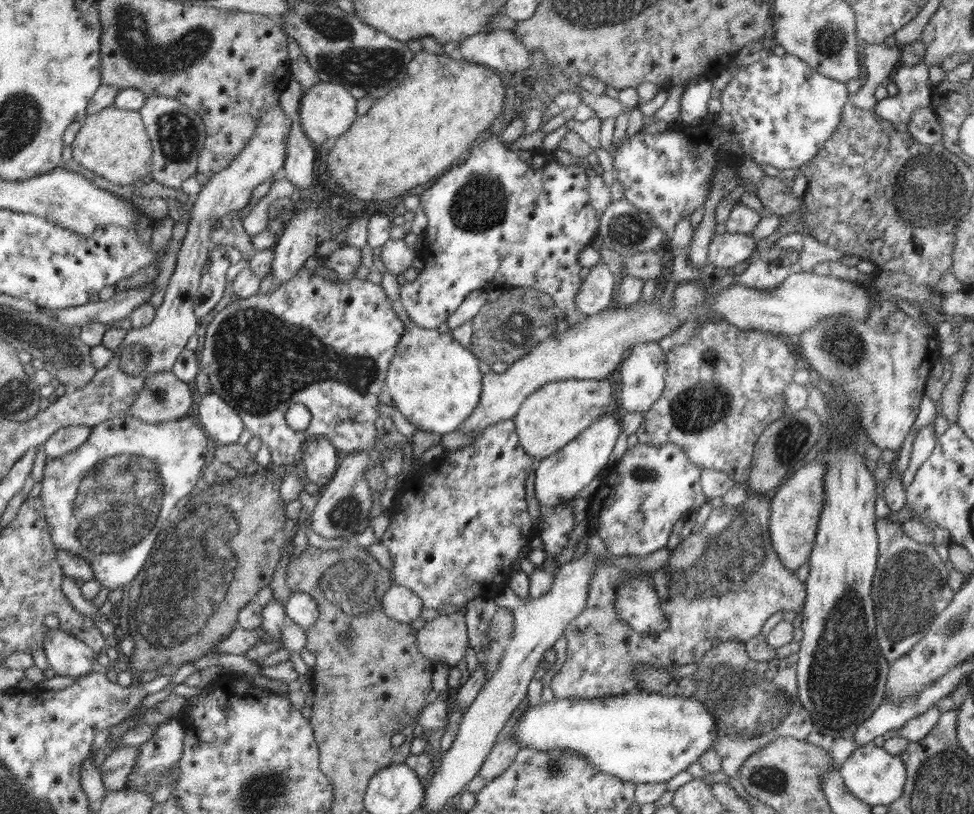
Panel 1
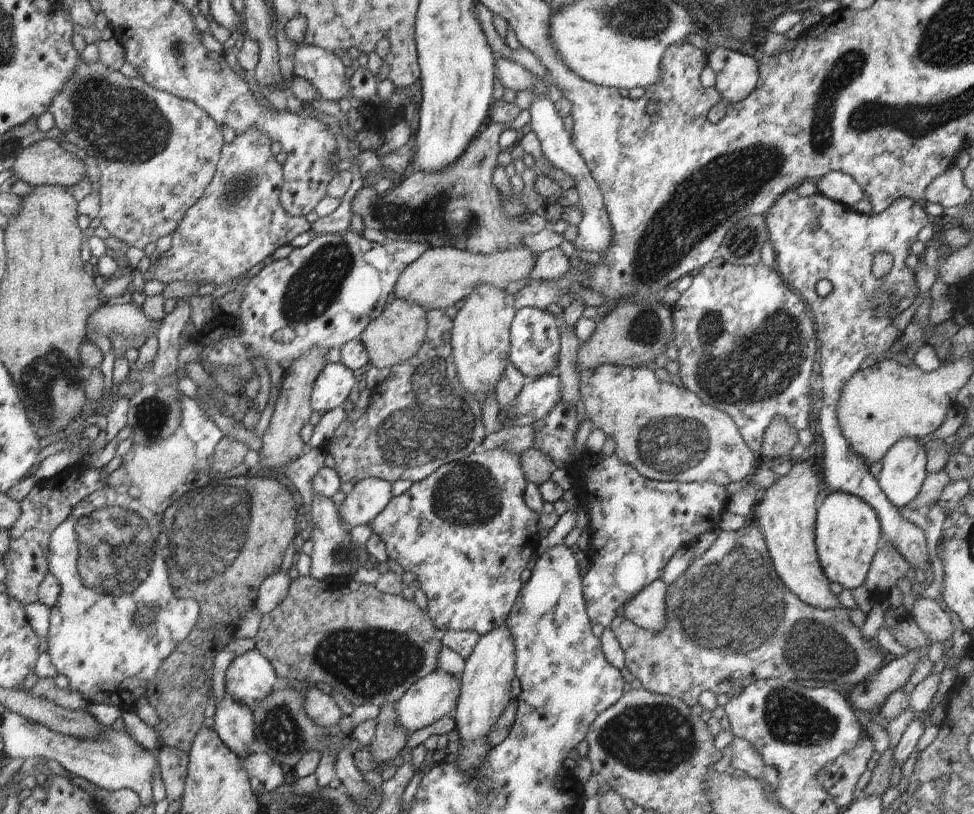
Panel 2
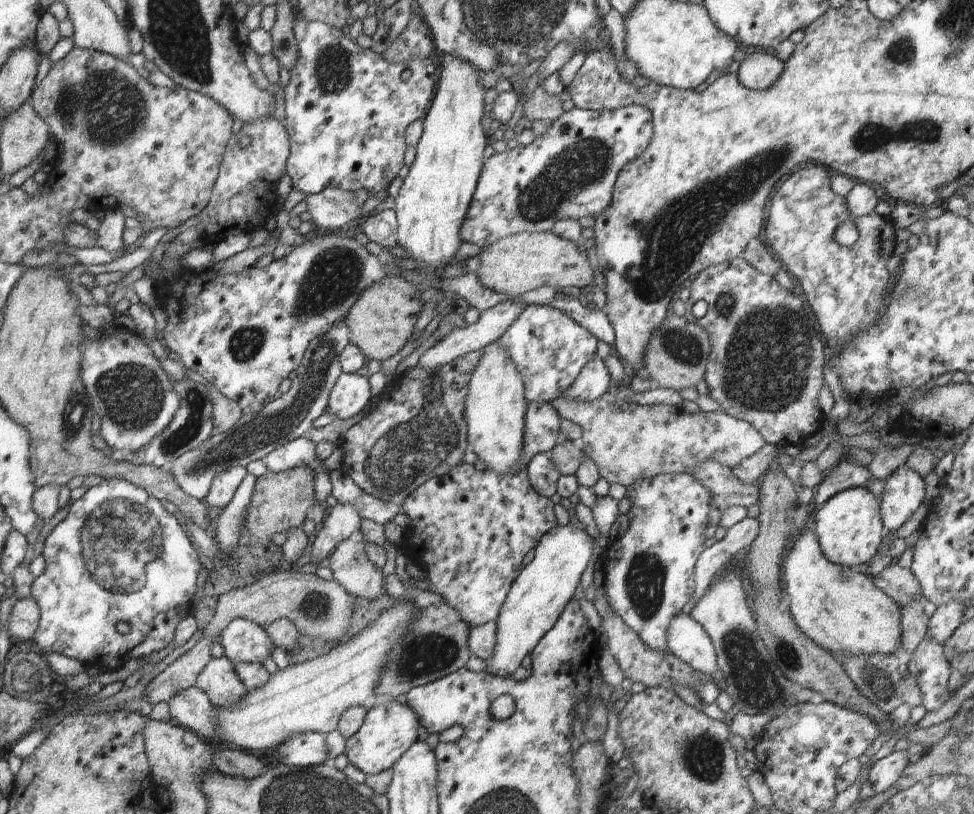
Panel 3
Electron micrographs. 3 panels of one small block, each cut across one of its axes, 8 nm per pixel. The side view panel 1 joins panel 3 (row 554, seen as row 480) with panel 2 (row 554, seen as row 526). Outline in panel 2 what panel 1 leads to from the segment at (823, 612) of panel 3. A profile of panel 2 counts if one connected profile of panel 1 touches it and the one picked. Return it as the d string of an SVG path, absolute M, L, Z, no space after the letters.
M794 460L788 474L776 477L775 481L764 492L764 498L756 503L752 520L760 527L763 533L775 571L783 580L783 583L806 604L819 609L832 609L841 604L838 601L838 596L830 591L830 582L818 562L815 541L817 508L814 504L816 504L818 492L820 492L820 481L817 471L811 469L804 461Z

